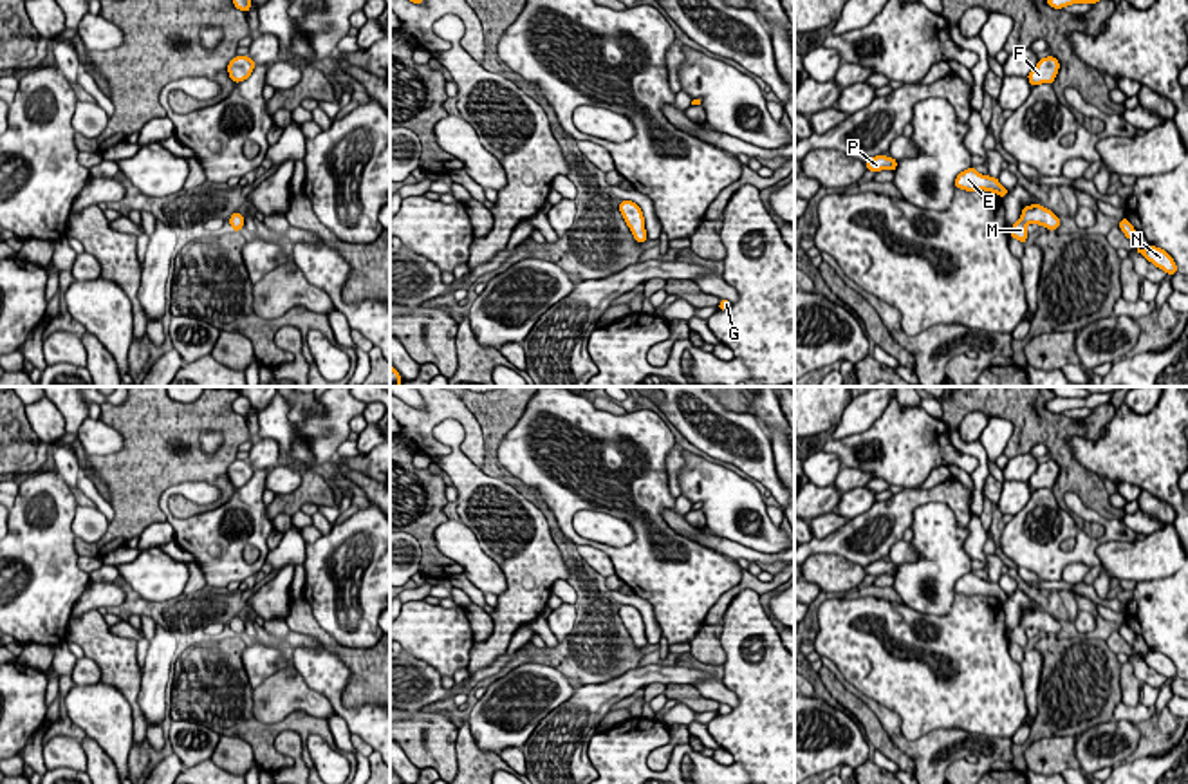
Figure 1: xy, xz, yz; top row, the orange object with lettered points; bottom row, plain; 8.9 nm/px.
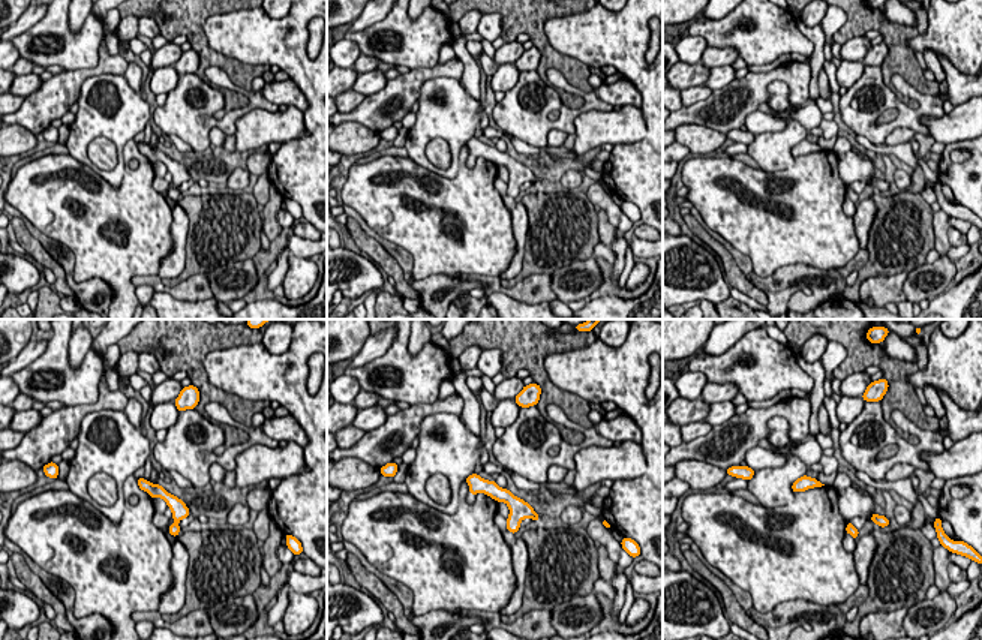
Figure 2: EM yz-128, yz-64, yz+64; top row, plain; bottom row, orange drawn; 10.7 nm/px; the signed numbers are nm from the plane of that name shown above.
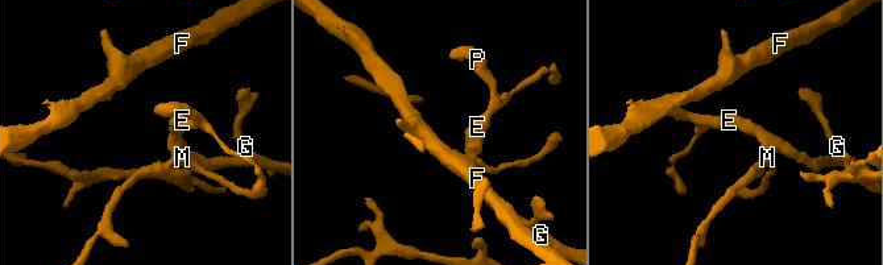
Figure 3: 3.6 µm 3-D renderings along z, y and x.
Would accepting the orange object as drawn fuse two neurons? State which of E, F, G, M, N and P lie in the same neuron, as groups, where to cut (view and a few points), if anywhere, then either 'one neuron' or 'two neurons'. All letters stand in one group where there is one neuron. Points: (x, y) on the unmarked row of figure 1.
groups E F G M N P; cut none; one neuron

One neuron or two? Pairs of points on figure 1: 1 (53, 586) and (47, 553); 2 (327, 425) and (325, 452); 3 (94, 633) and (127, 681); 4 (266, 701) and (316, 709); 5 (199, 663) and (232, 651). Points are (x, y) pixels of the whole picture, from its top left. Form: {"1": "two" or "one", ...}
{"1": "one", "2": "one", "3": "one", "4": "one", "5": "one"}

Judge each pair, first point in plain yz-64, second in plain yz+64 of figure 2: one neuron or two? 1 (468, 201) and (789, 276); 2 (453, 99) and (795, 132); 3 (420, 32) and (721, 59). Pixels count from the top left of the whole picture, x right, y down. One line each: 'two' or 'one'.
1: two
2: one
3: two

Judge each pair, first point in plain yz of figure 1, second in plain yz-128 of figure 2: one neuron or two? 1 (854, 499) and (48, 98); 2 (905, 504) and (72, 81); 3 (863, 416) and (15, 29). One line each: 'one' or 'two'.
1: two
2: one
3: one

